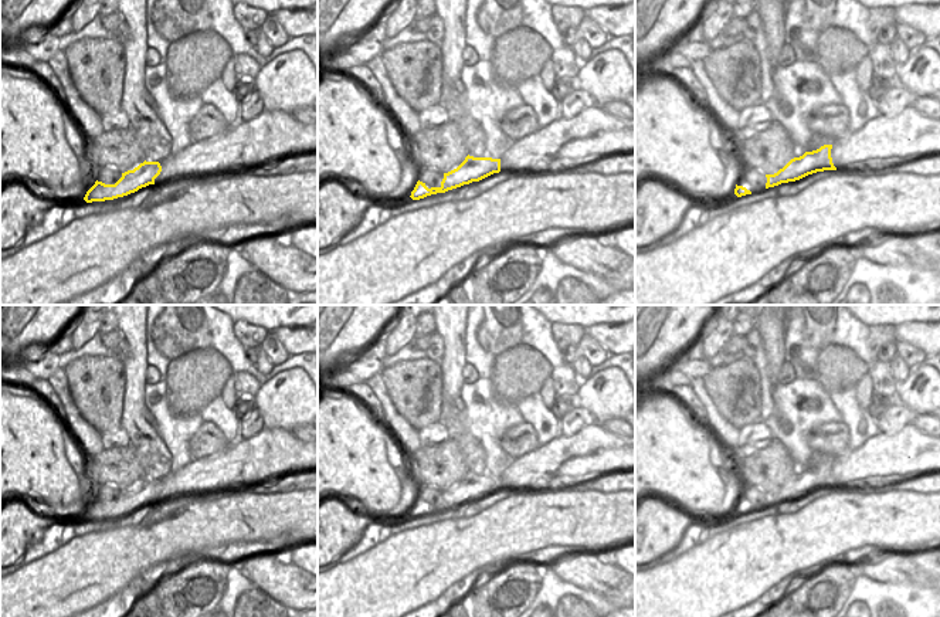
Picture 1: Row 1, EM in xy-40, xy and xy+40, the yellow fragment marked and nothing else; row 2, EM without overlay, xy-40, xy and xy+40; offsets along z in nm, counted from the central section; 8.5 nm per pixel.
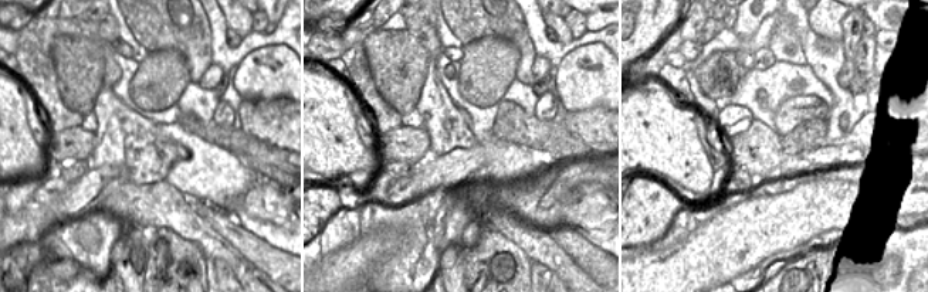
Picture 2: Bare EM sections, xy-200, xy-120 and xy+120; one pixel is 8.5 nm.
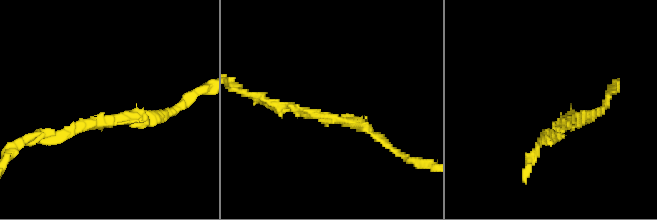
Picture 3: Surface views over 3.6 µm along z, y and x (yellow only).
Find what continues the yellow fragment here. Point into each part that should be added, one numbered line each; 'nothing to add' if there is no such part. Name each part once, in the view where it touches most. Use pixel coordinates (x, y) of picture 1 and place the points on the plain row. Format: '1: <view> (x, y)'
nothing to add.

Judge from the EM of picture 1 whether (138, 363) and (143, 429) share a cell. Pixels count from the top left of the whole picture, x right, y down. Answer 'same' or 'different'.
same

